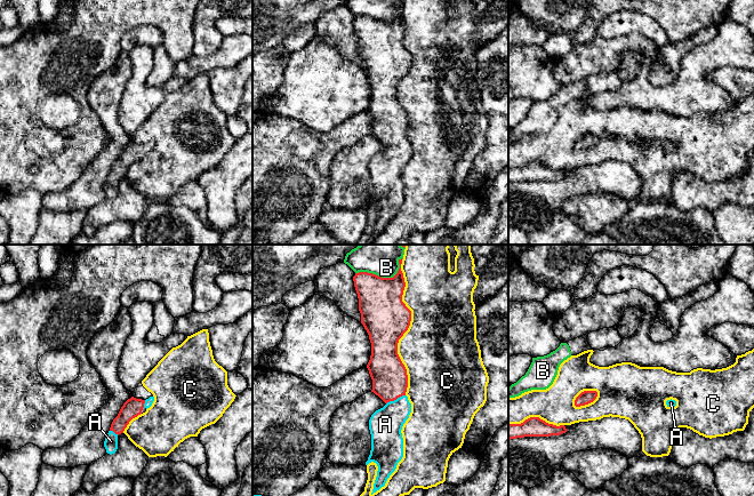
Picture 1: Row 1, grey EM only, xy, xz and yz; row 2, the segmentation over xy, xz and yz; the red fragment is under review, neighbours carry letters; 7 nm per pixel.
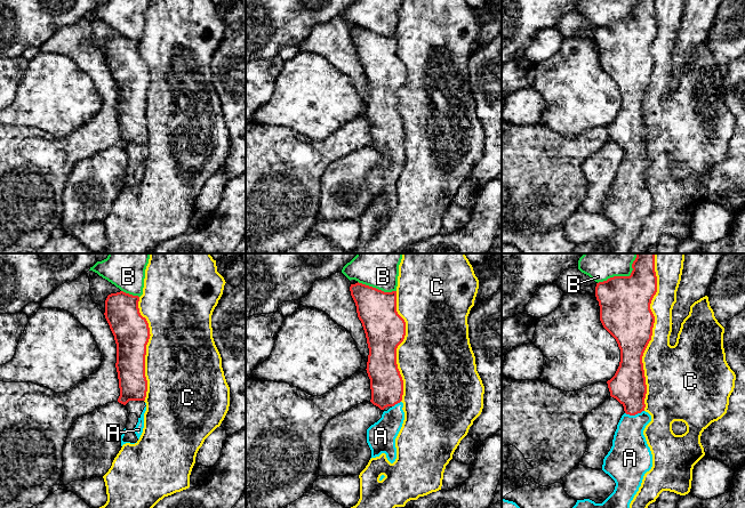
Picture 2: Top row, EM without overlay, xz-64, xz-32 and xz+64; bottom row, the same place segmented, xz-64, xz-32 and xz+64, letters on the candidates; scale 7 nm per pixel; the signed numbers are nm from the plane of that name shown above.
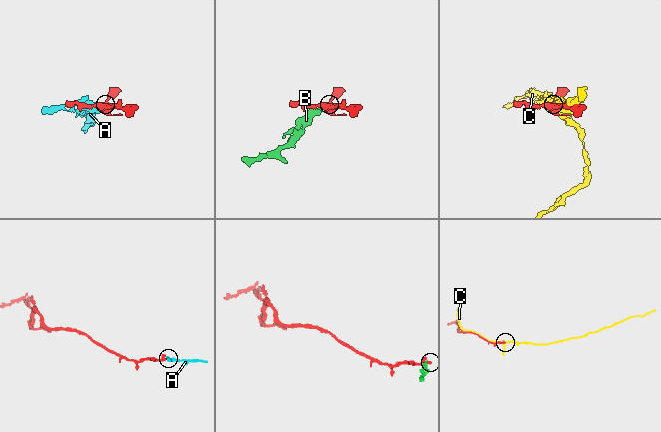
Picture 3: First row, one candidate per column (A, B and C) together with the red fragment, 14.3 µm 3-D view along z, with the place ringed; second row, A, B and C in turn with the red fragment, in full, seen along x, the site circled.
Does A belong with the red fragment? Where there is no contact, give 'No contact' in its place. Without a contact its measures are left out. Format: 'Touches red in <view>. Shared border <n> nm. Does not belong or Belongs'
Touches red in xz. Shared border 150 nm. Belongs

